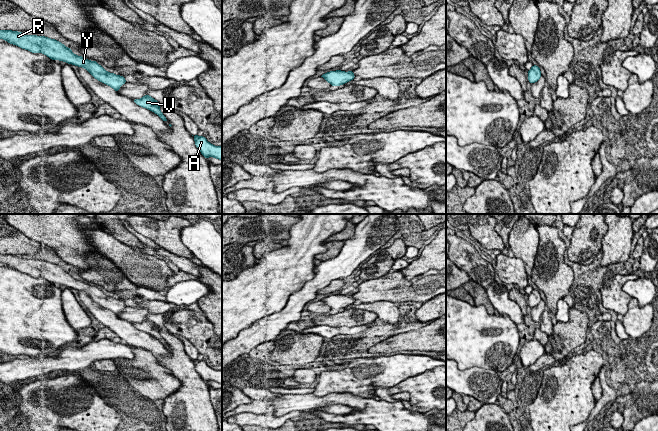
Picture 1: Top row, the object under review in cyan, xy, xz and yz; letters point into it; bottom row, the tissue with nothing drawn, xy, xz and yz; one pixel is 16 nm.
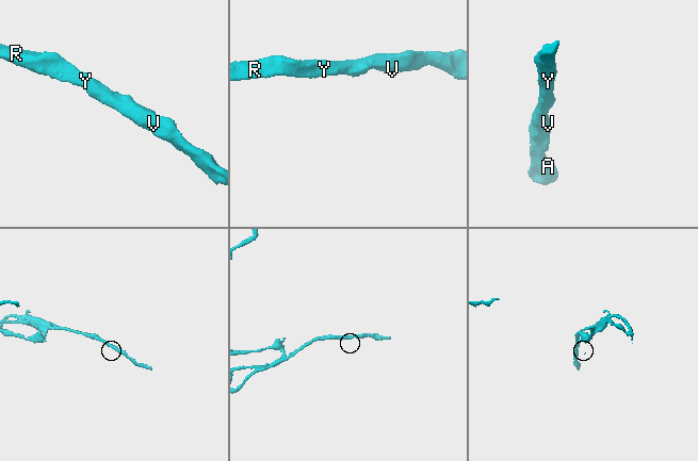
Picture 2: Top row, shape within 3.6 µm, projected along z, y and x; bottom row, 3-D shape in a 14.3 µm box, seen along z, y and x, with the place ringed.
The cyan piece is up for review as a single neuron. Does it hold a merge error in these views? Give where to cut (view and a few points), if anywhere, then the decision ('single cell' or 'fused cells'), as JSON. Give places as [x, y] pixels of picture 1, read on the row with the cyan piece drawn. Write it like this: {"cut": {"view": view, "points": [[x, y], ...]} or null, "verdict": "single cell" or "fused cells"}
{"cut": null, "verdict": "single cell"}

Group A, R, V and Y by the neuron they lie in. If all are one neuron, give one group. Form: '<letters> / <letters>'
A R V Y

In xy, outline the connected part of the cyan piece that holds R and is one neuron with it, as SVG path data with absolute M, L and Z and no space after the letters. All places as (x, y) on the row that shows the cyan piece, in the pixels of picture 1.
M0 30L0 38L32 53L43 53L52 60L56 59L83 67L94 78L109 85L116 92L119 91L121 85L127 83L125 77L105 71L96 61L90 61L82 56L75 55L70 48L57 40L45 36L25 35L22 32L11 30Z

